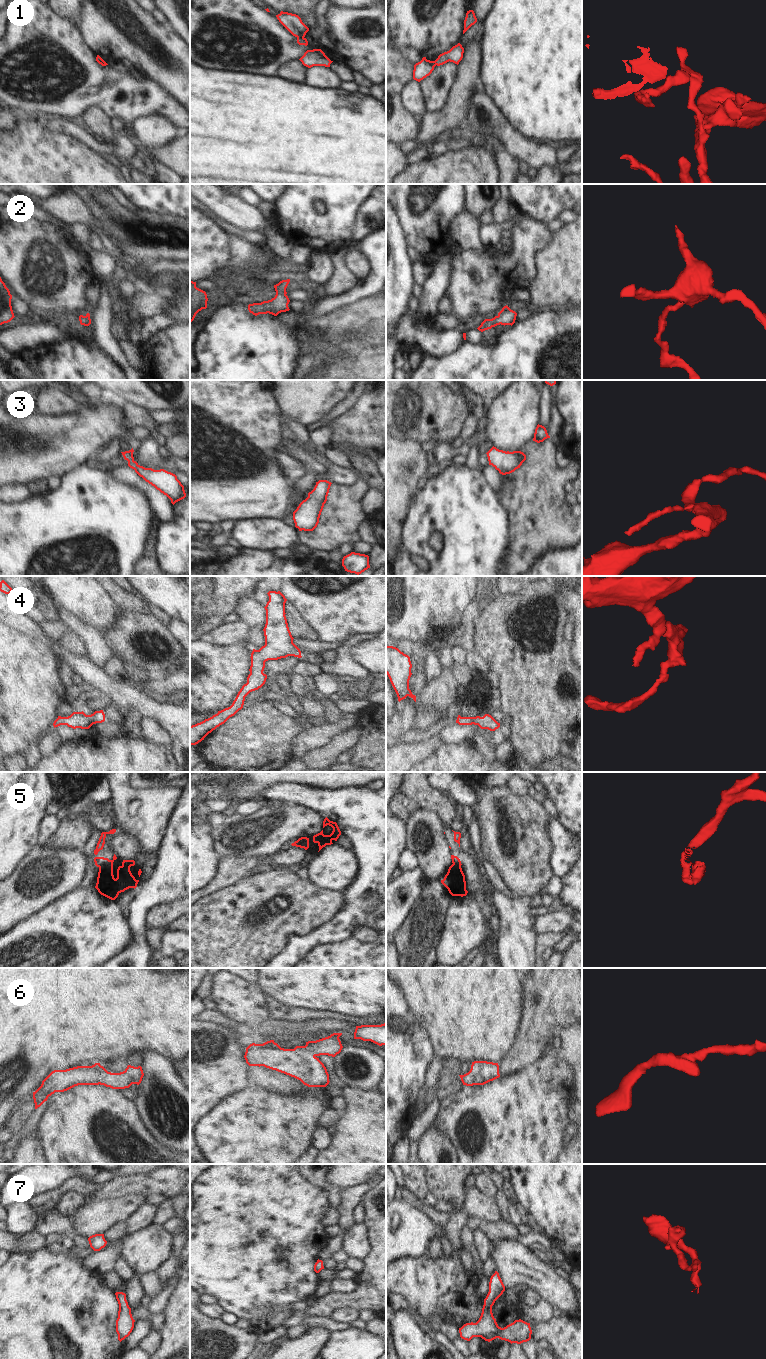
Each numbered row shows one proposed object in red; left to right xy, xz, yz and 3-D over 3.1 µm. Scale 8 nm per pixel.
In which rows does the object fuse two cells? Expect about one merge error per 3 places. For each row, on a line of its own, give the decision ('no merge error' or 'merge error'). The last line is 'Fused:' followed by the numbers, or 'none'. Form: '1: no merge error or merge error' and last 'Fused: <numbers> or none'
1: merge error
2: no merge error
3: no merge error
4: no merge error
5: merge error
6: no merge error
7: no merge error
Fused: 1, 5

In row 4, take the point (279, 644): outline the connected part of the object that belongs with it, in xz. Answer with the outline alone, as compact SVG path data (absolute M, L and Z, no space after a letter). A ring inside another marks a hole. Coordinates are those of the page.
M269 591L267 594L269 601L264 607L266 610L266 624L263 629L265 645L259 650L253 649L251 653L250 674L247 677L247 683L242 686L230 707L190 726L190 745L198 744L209 733L234 716L243 708L245 697L265 684L267 675L263 671L266 661L278 660L288 656L302 657L300 649L293 643L294 638L291 635L285 616L287 599L280 591Z

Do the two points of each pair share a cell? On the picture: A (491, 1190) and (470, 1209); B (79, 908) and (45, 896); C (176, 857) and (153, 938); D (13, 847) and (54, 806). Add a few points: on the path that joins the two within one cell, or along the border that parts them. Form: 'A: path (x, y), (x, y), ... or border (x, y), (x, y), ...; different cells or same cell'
A: border (476, 1185), (482, 1192), (494, 1199); different cells
B: border (76, 887), (47, 903), (36, 913); different cells
C: border (145, 927), (145, 941), (151, 948); different cells
D: border (53, 798), (45, 809), (45, 815); different cells

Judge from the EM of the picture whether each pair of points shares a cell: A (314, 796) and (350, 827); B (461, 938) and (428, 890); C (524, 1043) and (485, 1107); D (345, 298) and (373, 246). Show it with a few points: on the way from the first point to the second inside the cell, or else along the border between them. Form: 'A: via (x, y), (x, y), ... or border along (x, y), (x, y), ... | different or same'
A: via (324, 800), (330, 801), (346, 817) | same
B: border along (446, 916), (440, 939) | different
C: border along (526, 1067), (513, 1074), (500, 1076) | different
D: via (360, 290), (375, 275), (375, 261) | same

